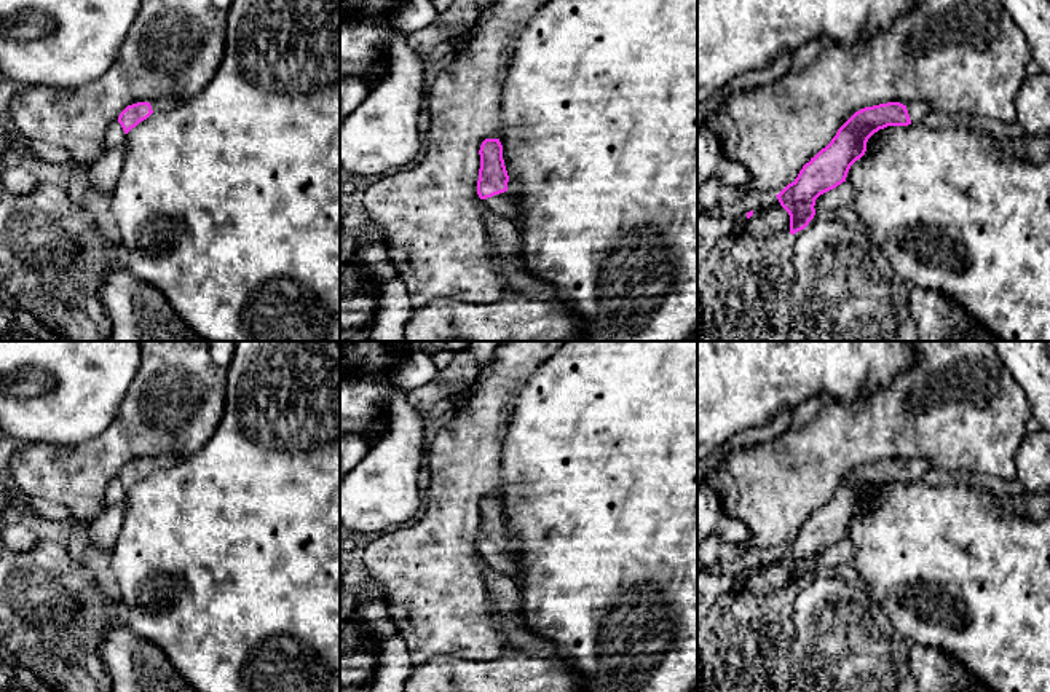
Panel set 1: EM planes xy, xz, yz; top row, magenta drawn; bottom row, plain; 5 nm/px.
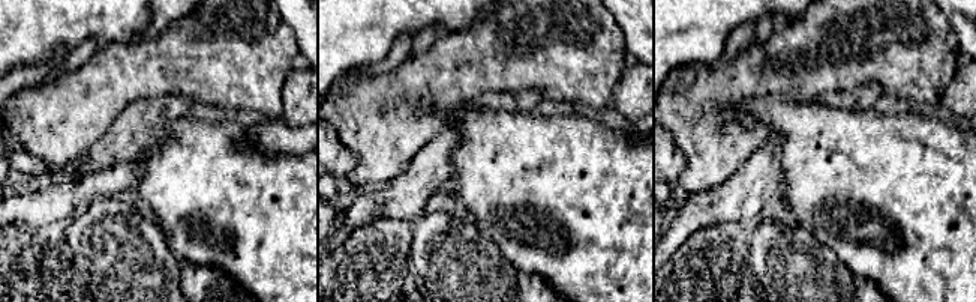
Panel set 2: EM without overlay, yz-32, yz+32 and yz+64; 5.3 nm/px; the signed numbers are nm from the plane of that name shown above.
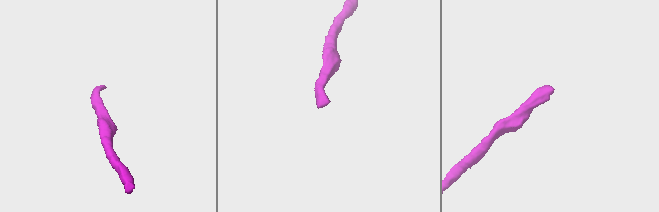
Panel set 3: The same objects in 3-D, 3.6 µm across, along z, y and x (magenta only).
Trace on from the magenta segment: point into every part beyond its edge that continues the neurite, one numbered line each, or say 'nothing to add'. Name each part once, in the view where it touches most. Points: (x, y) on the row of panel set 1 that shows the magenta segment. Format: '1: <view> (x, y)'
1: xz (505, 204)

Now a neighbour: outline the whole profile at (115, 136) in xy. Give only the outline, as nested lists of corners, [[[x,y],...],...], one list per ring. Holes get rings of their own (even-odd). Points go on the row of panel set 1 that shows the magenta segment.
[[[115,121],[107,131],[104,145],[105,150],[124,145],[126,134],[118,121]]]

